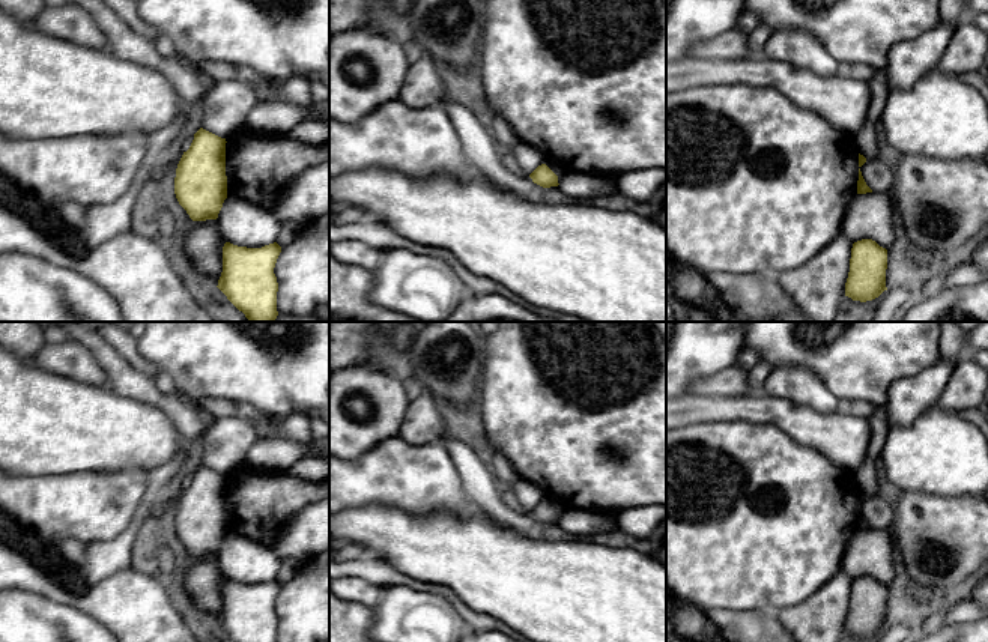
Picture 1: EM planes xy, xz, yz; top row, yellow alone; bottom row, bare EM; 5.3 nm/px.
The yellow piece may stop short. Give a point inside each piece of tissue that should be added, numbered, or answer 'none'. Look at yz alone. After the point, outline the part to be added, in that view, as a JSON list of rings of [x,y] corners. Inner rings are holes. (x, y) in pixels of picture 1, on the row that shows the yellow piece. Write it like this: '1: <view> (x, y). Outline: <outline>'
none

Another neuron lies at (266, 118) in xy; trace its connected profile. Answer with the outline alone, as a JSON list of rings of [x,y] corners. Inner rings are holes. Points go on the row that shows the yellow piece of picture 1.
[[[259,102],[245,125],[262,135],[284,135],[298,123],[308,120],[311,111],[287,102]]]

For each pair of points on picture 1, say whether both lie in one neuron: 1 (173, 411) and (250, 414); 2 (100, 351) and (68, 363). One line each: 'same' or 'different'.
1: different
2: different

